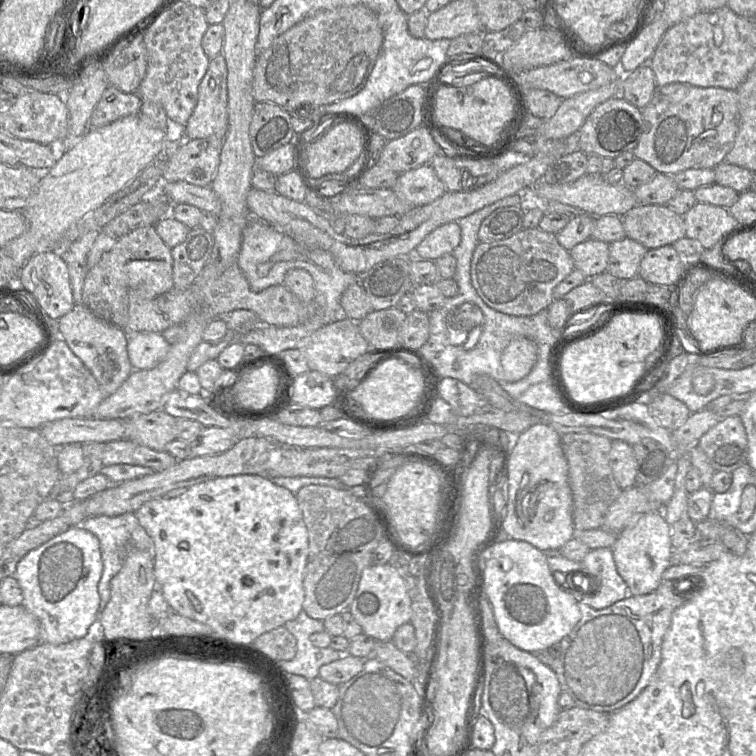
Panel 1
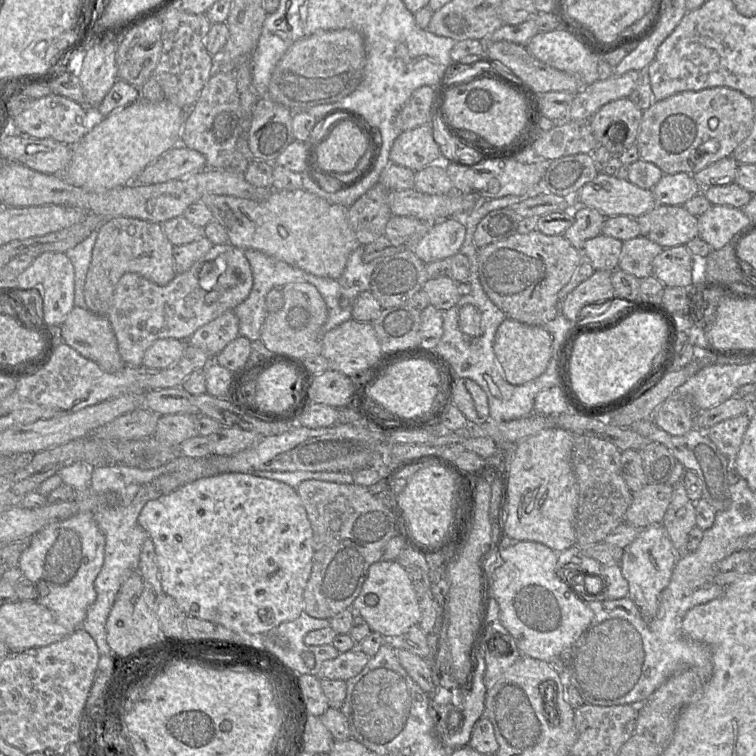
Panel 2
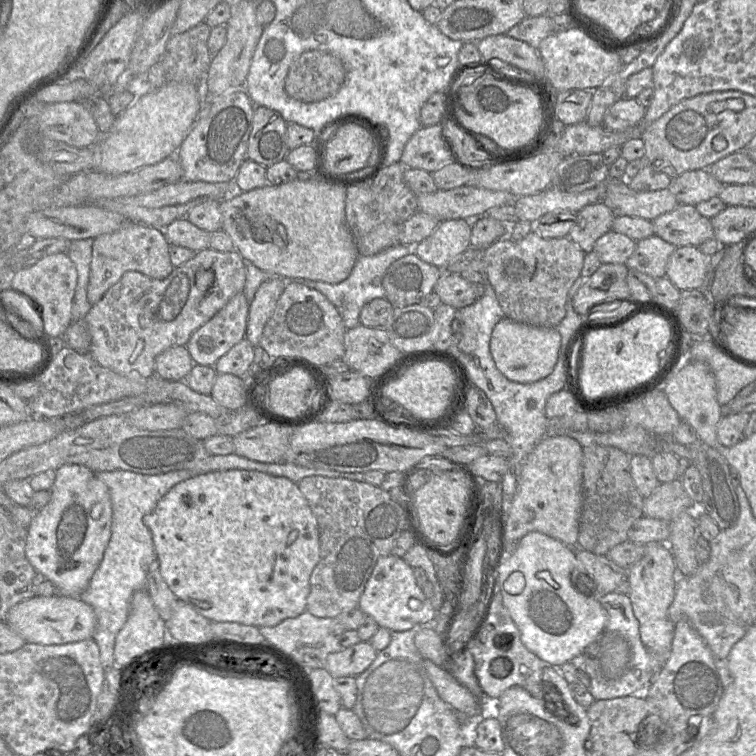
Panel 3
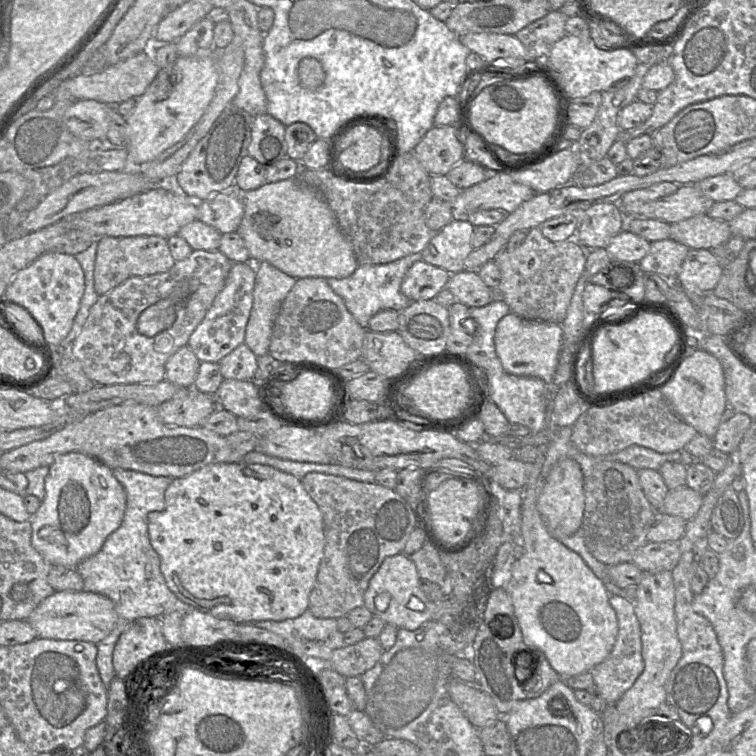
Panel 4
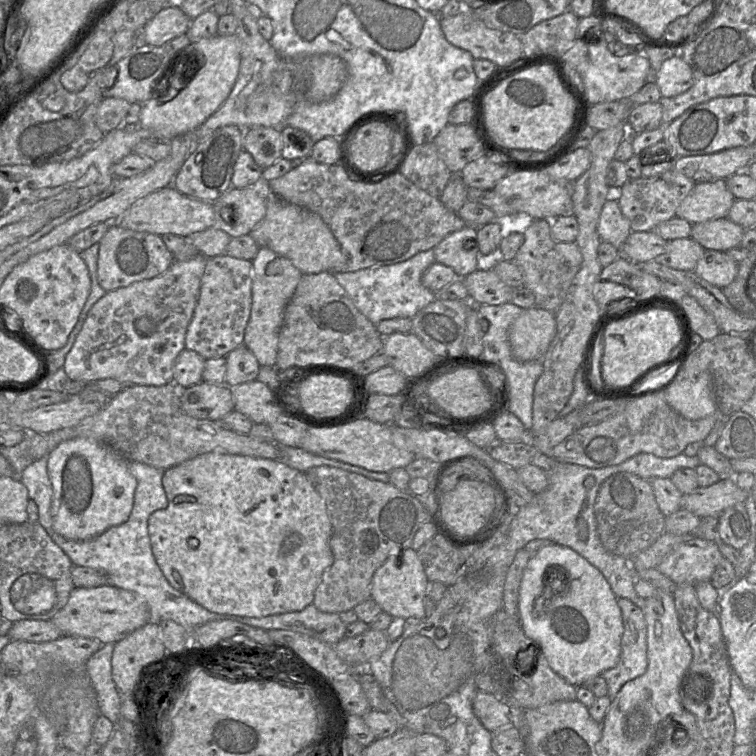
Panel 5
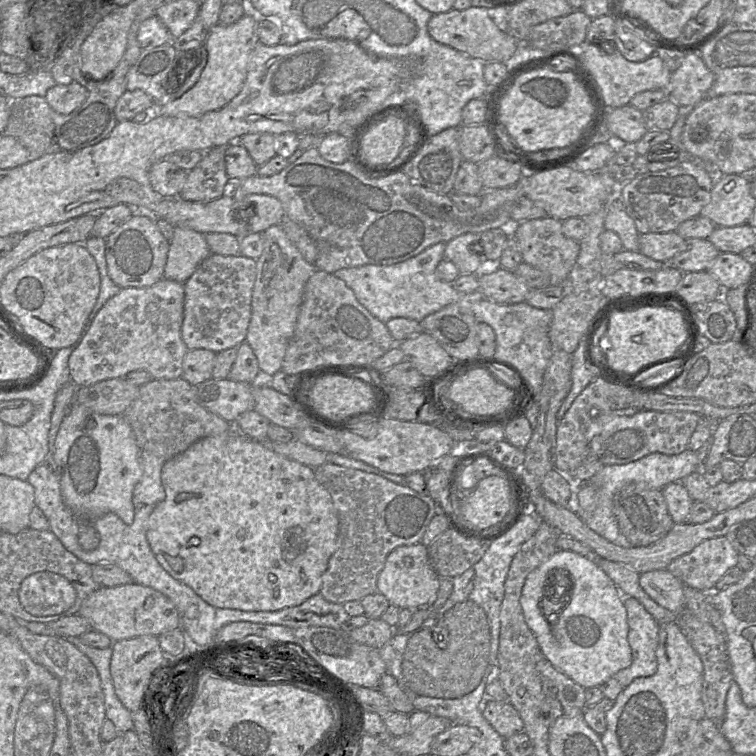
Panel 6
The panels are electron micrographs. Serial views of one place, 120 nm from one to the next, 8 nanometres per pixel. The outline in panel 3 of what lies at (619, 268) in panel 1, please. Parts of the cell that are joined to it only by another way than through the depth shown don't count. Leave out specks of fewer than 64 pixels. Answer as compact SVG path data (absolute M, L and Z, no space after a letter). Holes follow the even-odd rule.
M653 235L636 242L633 254L626 261L629 270L636 270L654 279L665 277L667 262L676 247Z

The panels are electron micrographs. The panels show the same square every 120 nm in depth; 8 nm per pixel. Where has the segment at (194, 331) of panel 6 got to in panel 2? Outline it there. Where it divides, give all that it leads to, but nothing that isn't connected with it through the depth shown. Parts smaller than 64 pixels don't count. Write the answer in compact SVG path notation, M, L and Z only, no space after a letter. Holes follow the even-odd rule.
M228 310L197 329L186 342L191 346L204 350L214 358L238 336L238 318L233 310Z

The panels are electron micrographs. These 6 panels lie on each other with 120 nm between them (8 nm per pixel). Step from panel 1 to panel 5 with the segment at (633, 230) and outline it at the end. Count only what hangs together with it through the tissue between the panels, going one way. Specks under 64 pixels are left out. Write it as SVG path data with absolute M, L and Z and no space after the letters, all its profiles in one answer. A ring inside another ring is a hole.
M728 218L692 224L691 236L705 250L727 252L740 245L745 229Z

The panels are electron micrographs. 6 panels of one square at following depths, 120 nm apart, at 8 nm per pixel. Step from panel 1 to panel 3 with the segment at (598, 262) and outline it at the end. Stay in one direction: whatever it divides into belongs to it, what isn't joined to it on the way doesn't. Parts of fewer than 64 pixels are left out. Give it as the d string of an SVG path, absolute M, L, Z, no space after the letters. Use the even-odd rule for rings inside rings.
M611 230L596 241L593 252L602 264L625 264L635 247L636 241Z

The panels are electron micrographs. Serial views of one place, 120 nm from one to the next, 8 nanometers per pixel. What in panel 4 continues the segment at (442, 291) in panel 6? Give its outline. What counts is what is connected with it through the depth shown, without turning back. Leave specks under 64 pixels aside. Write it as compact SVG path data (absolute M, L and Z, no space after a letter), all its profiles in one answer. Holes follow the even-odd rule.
M414 253L390 263L376 265L358 265L352 275L346 278L327 278L332 290L344 301L355 320L367 328L369 320L379 311L393 309L402 311L411 304L411 300L401 292L401 284L413 263L422 260L421 253Z

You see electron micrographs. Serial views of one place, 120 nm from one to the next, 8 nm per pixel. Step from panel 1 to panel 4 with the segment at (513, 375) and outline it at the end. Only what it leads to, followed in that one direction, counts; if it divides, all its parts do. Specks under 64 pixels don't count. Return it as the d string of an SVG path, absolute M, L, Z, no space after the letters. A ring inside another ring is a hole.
M514 313L504 316L497 324L494 344L504 370L512 375L539 377L551 382L558 366L563 330L558 323L524 319Z

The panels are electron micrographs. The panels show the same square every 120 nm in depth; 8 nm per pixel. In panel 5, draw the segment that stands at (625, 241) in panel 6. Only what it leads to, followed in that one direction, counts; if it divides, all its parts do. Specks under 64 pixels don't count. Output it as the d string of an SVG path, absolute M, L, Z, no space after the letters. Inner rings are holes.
M612 195L604 204L597 233L603 242L608 242L620 250L631 233L629 220L622 214L616 195Z

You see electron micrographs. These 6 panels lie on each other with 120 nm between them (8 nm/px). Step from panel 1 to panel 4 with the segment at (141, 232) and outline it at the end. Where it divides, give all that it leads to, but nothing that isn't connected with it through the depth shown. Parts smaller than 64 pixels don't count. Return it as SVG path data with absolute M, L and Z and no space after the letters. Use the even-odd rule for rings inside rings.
M105 236L98 239L94 265L94 287L99 296L133 276L148 276L166 272L175 264L167 239L159 236Z

